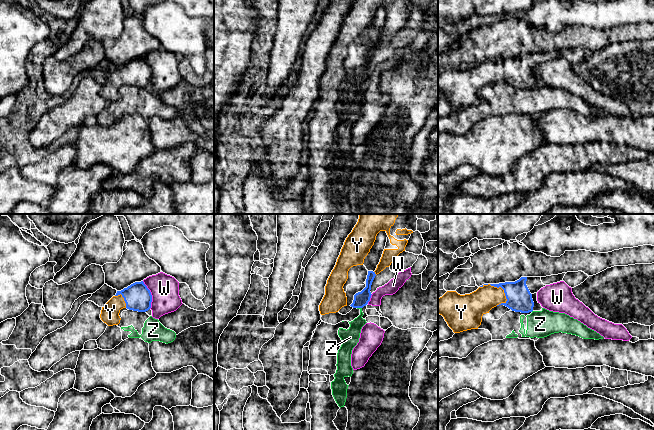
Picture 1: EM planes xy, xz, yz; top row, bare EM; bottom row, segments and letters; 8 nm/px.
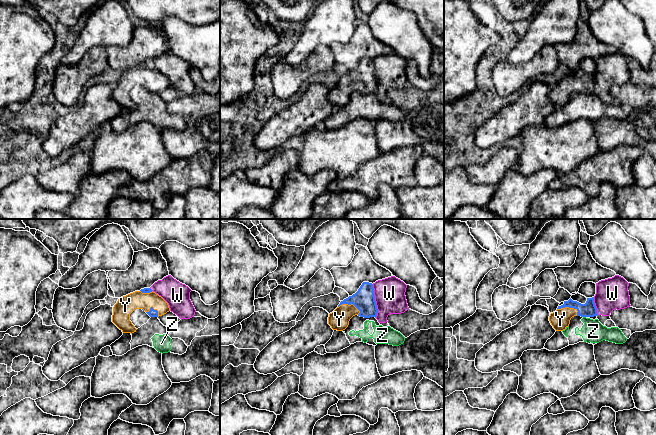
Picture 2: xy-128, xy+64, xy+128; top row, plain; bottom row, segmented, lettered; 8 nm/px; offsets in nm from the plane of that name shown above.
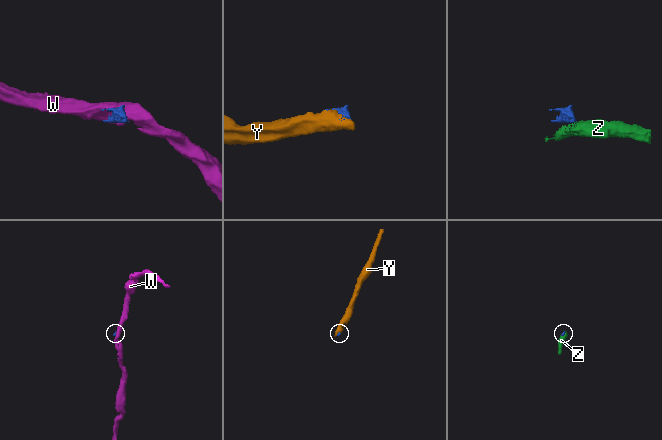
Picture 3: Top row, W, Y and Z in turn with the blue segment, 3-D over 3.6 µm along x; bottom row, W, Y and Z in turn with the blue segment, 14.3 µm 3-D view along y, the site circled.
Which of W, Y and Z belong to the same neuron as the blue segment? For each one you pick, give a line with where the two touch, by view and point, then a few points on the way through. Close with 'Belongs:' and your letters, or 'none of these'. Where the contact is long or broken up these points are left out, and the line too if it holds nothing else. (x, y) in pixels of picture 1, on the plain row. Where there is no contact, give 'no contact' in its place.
Y: contact yz (498, 63)
Belongs: Y

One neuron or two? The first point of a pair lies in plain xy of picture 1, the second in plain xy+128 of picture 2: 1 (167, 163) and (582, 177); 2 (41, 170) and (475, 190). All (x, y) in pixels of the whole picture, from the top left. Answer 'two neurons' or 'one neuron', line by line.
1: one neuron
2: two neurons

